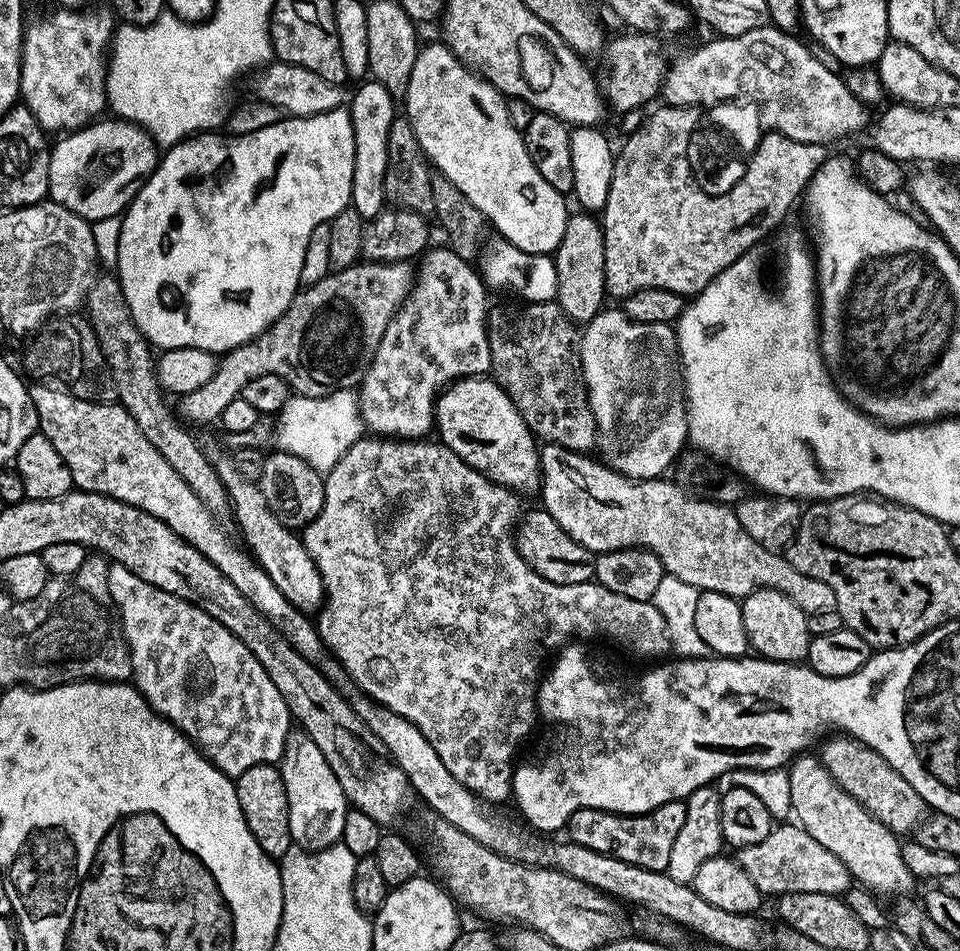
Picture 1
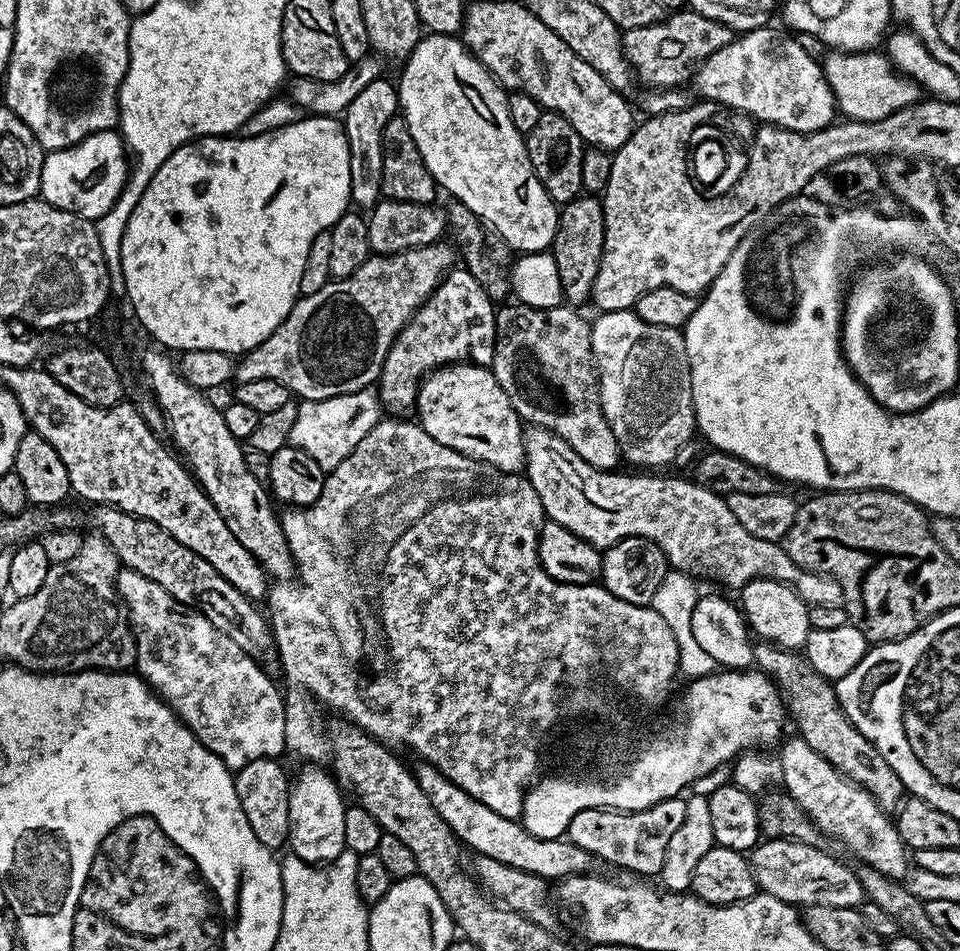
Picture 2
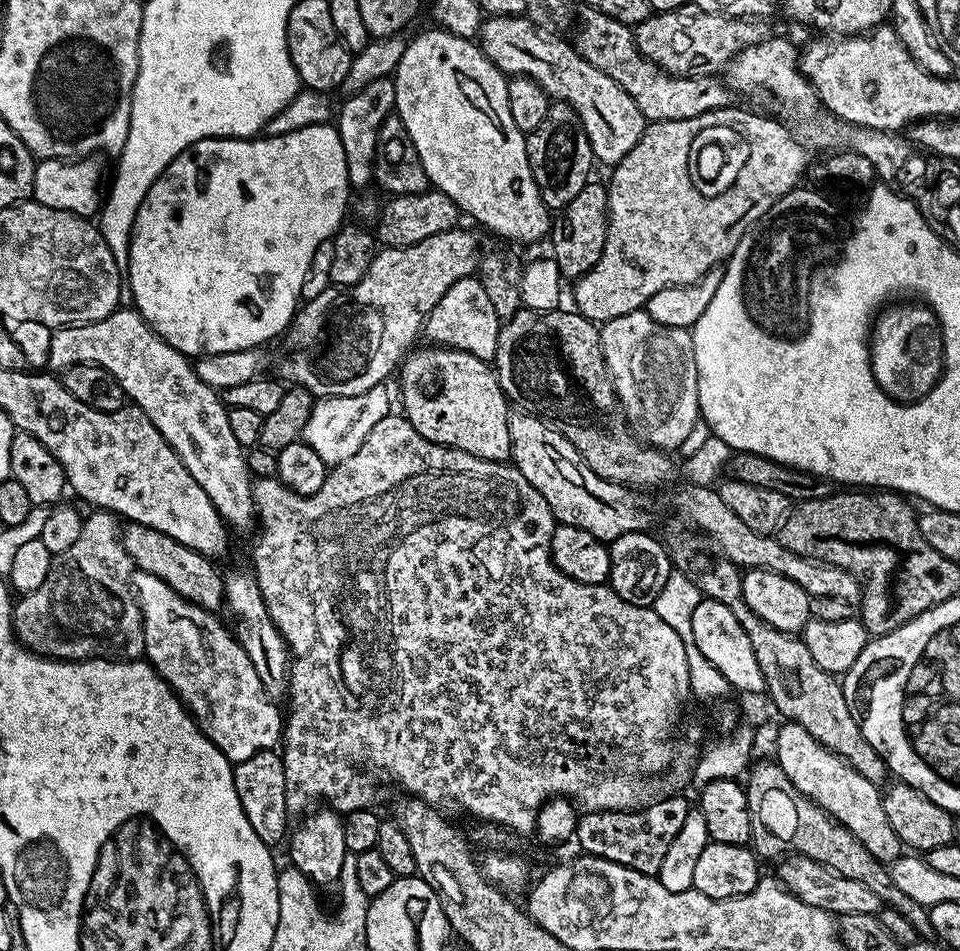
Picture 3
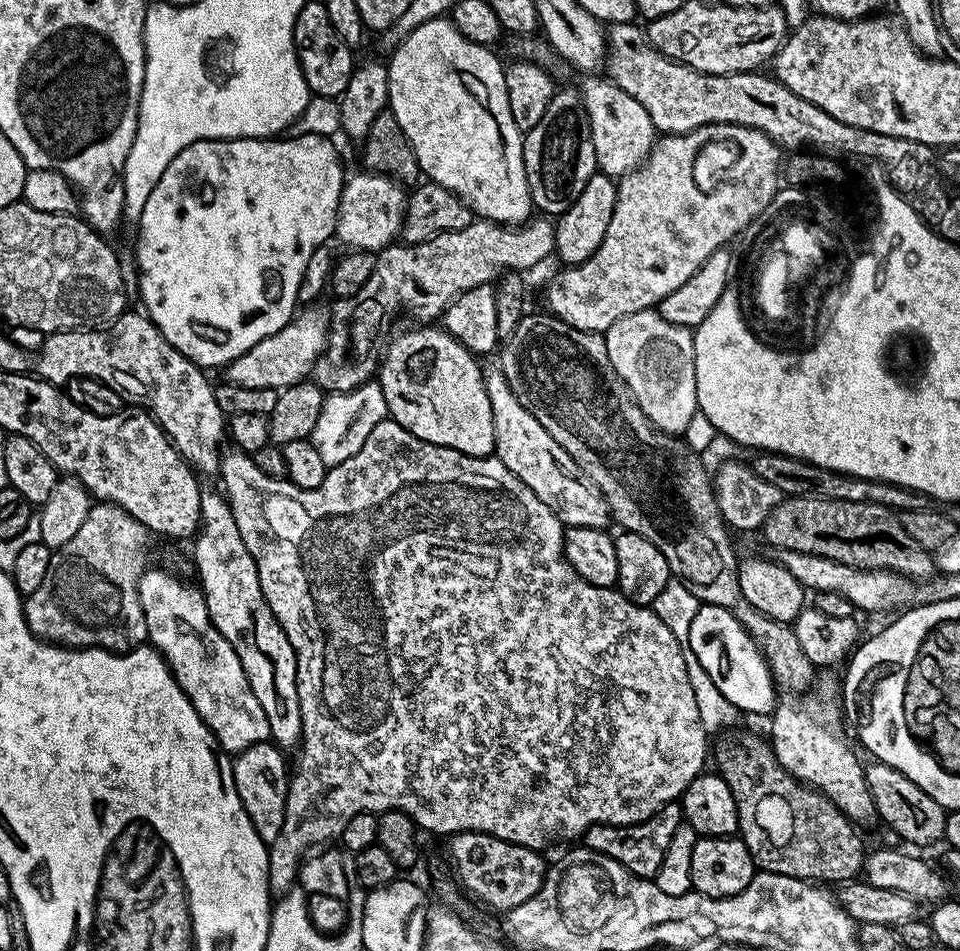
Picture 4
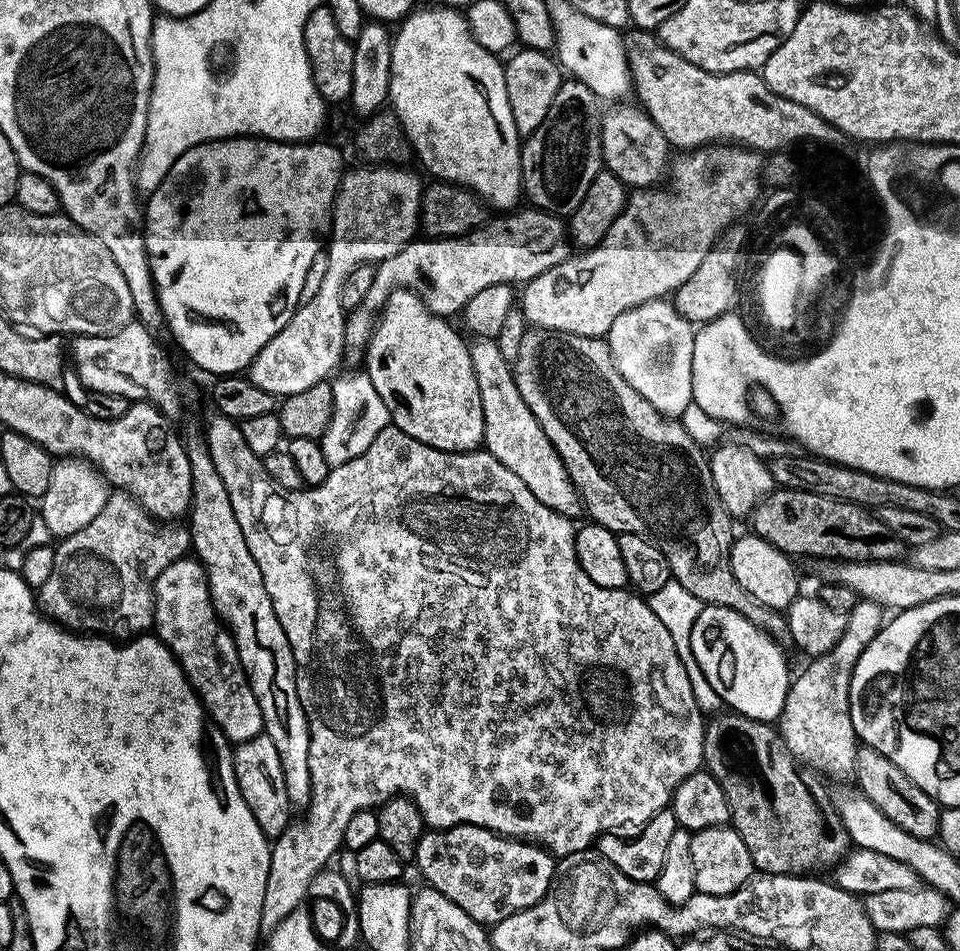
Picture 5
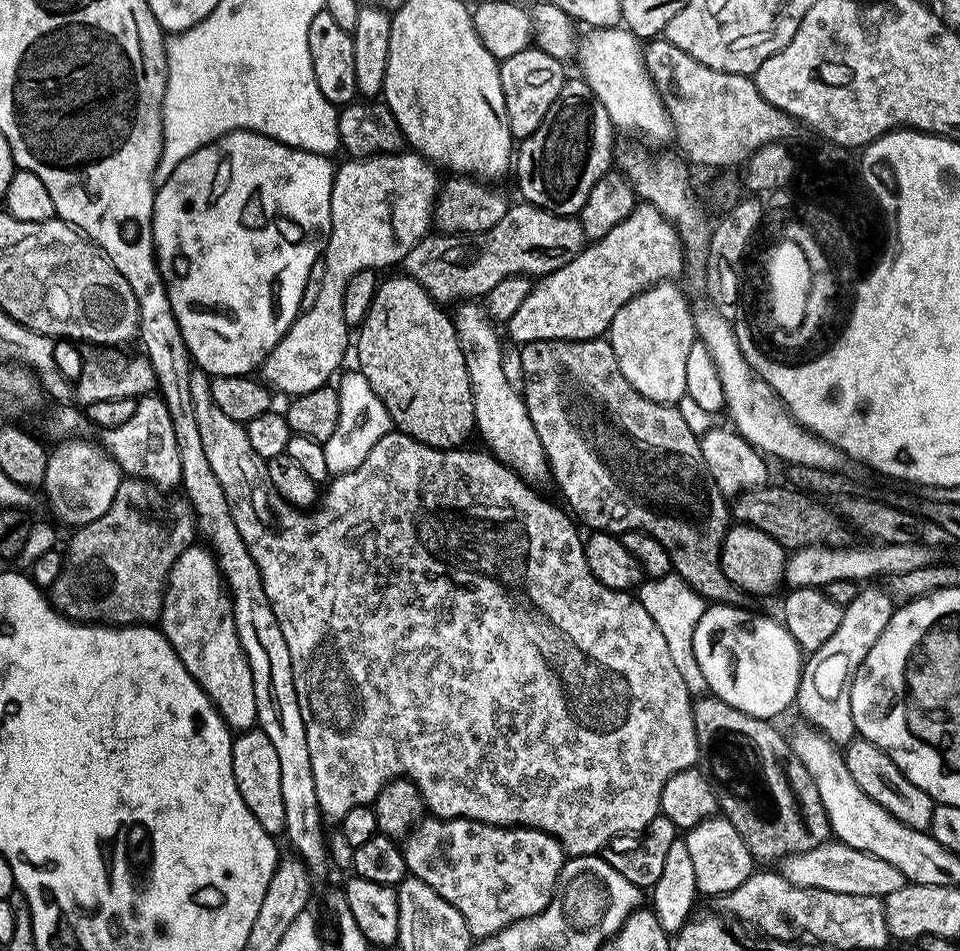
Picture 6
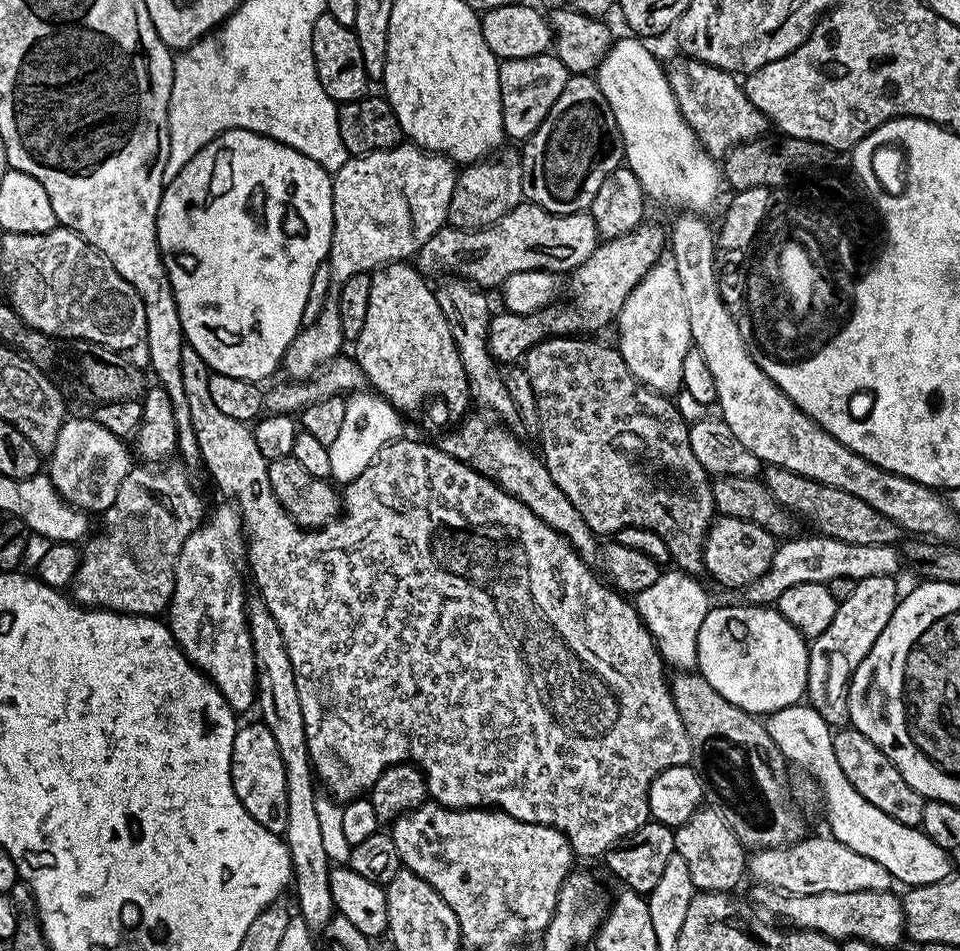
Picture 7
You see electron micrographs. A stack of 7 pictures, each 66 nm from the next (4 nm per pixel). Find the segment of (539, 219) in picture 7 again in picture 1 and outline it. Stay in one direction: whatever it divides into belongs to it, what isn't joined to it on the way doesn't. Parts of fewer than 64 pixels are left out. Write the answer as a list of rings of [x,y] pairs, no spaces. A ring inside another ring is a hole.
[[[399,260],[393,264],[358,262],[341,272],[330,271],[316,285],[301,287],[288,309],[265,332],[219,357],[214,378],[206,382],[206,386],[198,386],[198,390],[190,390],[188,396],[179,397],[179,415],[189,425],[215,425],[222,410],[226,410],[226,406],[230,406],[230,402],[234,402],[234,398],[246,390],[246,385],[252,379],[262,374],[278,374],[278,378],[285,380],[293,393],[302,396],[329,396],[331,392],[343,388],[355,389],[364,381],[374,362],[374,354],[378,354],[382,334],[386,334],[386,326],[390,326],[394,314],[404,304],[413,283],[413,265],[409,261]]]

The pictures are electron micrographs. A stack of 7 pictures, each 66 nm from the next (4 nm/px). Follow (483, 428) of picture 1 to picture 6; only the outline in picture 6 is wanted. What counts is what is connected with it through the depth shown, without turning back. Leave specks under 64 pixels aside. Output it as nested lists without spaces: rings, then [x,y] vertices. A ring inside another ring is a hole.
[[[407,274],[381,279],[376,286],[374,302],[368,318],[359,325],[360,337],[354,340],[354,356],[358,371],[370,382],[374,394],[386,406],[393,425],[406,435],[414,437],[431,448],[456,450],[476,432],[474,398],[470,390],[470,374],[466,374],[466,358],[458,346],[458,334],[451,315],[425,290],[417,280]]]

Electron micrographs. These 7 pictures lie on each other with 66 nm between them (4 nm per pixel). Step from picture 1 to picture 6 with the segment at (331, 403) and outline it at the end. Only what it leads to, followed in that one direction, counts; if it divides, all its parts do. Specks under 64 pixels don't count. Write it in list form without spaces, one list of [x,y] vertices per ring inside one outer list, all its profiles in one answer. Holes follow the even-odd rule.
[[[358,370],[346,372],[339,377],[341,380],[340,384],[338,383],[341,404],[338,424],[334,429],[334,434],[331,434],[329,440],[323,443],[326,450],[326,466],[332,474],[349,472],[362,466],[366,454],[374,450],[374,442],[378,442],[378,438],[385,436],[393,427],[386,406],[380,401],[378,394],[374,394],[370,382],[366,382],[366,378]]]

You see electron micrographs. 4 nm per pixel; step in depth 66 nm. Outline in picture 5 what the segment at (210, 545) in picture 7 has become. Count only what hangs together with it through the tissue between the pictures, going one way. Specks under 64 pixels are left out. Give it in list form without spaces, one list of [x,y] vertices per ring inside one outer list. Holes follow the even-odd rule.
[[[181,558],[166,566],[166,570],[158,574],[154,595],[156,598],[155,635],[171,650],[172,655],[180,663],[180,668],[187,674],[188,681],[192,683],[192,688],[199,696],[200,703],[204,705],[204,711],[208,713],[212,723],[224,731],[224,737],[233,745],[261,735],[264,731],[264,723],[258,698],[254,698],[254,690],[246,678],[231,634],[216,615],[216,608],[210,598],[208,579],[199,560]]]

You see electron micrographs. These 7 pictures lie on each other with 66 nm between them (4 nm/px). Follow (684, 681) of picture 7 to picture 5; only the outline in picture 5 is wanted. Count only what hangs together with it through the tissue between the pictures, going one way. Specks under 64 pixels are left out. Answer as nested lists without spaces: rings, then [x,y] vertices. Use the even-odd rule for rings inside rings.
[[[727,714],[716,716],[704,725],[704,763],[703,767],[722,786],[726,802],[730,806],[731,827],[746,842],[750,850],[753,869],[757,873],[770,874],[808,874],[812,868],[828,868],[840,863],[850,851],[850,841],[846,826],[836,813],[833,797],[828,796],[819,775],[803,776],[801,765],[781,741],[777,729],[771,723],[752,720],[749,716]]]

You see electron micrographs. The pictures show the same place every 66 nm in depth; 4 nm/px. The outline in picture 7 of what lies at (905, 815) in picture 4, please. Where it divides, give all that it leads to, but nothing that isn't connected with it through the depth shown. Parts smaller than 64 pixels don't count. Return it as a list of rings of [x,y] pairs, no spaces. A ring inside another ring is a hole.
[[[840,726],[833,731],[832,745],[834,758],[838,758],[838,766],[842,766],[842,774],[846,774],[850,786],[854,786],[854,790],[858,790],[858,794],[862,794],[862,798],[866,798],[870,806],[878,806],[882,814],[890,814],[894,822],[920,828],[926,803],[924,796],[918,794],[918,790],[914,790],[914,786],[906,782],[906,778],[902,778],[894,762],[890,762],[890,758],[886,758],[886,754],[882,754],[882,750],[874,746],[870,738],[866,738],[866,734],[851,726]]]

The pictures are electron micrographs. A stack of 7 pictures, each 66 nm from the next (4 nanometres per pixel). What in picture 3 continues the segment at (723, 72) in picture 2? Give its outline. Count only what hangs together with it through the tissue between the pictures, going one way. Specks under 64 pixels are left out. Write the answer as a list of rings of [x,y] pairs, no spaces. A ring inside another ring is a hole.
[[[780,36],[774,37],[773,40],[761,39],[759,44],[742,50],[728,63],[726,75],[727,87],[733,93],[752,92],[755,88],[761,88],[762,91],[769,92],[774,99],[781,100],[792,108],[808,108],[817,103],[812,85],[804,79],[798,67],[798,48]]]

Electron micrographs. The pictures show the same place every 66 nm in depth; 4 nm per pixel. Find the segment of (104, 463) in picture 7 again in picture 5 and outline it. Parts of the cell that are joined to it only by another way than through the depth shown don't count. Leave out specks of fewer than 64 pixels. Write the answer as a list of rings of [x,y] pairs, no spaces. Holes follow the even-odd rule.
[[[79,456],[60,458],[53,463],[50,486],[46,494],[39,497],[38,516],[45,520],[46,528],[52,538],[63,538],[78,534],[106,506],[110,495],[110,485],[104,475],[88,460]]]

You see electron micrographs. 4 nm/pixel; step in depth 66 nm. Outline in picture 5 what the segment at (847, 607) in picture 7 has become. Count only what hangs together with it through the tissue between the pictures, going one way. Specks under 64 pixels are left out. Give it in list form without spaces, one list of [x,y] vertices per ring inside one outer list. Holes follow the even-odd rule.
[[[857,599],[854,610],[848,612],[842,638],[838,638],[826,654],[811,657],[808,665],[797,676],[795,673],[789,683],[784,709],[778,721],[778,735],[788,748],[788,753],[795,756],[801,765],[809,764],[812,767],[809,769],[820,774],[853,775],[858,741],[854,722],[850,718],[850,678],[854,674],[854,666],[858,666],[858,658],[862,658],[862,650],[874,642],[885,623],[885,609],[869,600]]]

